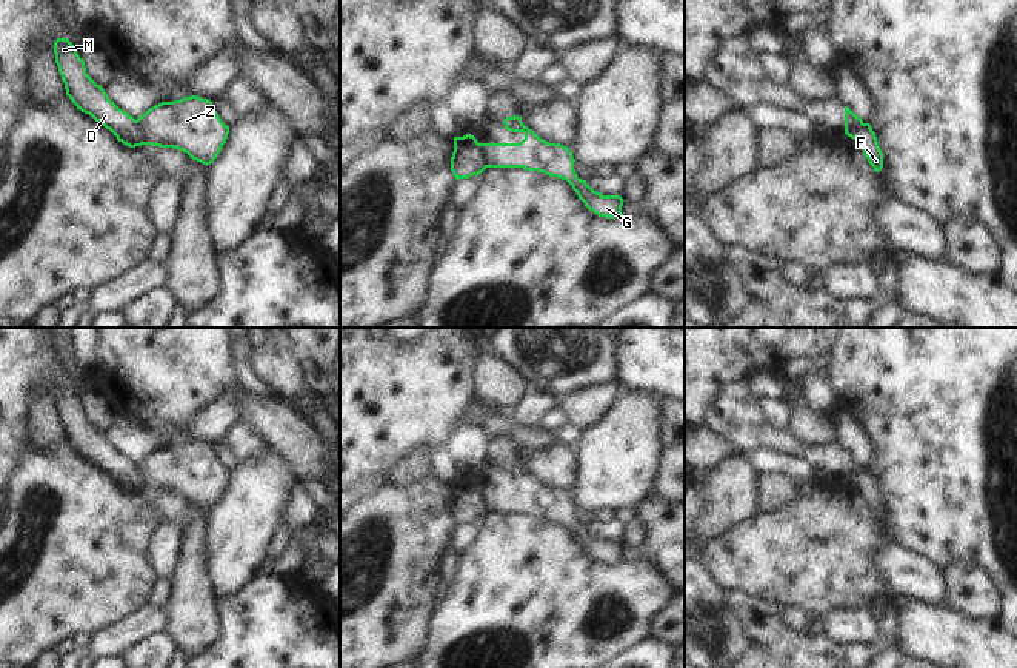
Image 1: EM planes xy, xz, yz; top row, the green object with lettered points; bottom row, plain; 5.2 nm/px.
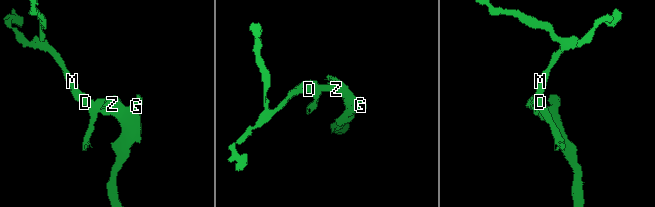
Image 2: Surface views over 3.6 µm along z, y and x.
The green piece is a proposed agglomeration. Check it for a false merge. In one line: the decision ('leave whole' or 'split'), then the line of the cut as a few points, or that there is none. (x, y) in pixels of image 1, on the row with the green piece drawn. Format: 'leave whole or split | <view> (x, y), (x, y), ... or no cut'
split | xy (136, 120), (145, 143)

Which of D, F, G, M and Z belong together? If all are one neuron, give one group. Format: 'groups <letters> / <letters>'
groups D F M / G Z

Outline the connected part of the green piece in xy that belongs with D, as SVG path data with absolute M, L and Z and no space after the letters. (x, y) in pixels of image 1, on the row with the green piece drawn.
M68 38L54 42L54 54L66 95L77 109L89 114L123 145L145 145L137 120L111 102L105 89L86 74L85 60Z

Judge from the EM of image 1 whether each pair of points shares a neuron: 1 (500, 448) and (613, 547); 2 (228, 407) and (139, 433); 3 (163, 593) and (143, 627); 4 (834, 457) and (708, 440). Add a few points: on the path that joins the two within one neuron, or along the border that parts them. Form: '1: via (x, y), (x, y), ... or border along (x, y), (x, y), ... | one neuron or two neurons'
1: border along (490, 454), (497, 465), (514, 460) | two neurons
2: via (206, 425), (188, 433), (160, 437) | one neuron
3: border along (146, 602), (163, 608) | two neurons
4: border along (706, 427), (722, 434), (737, 450) | two neurons

